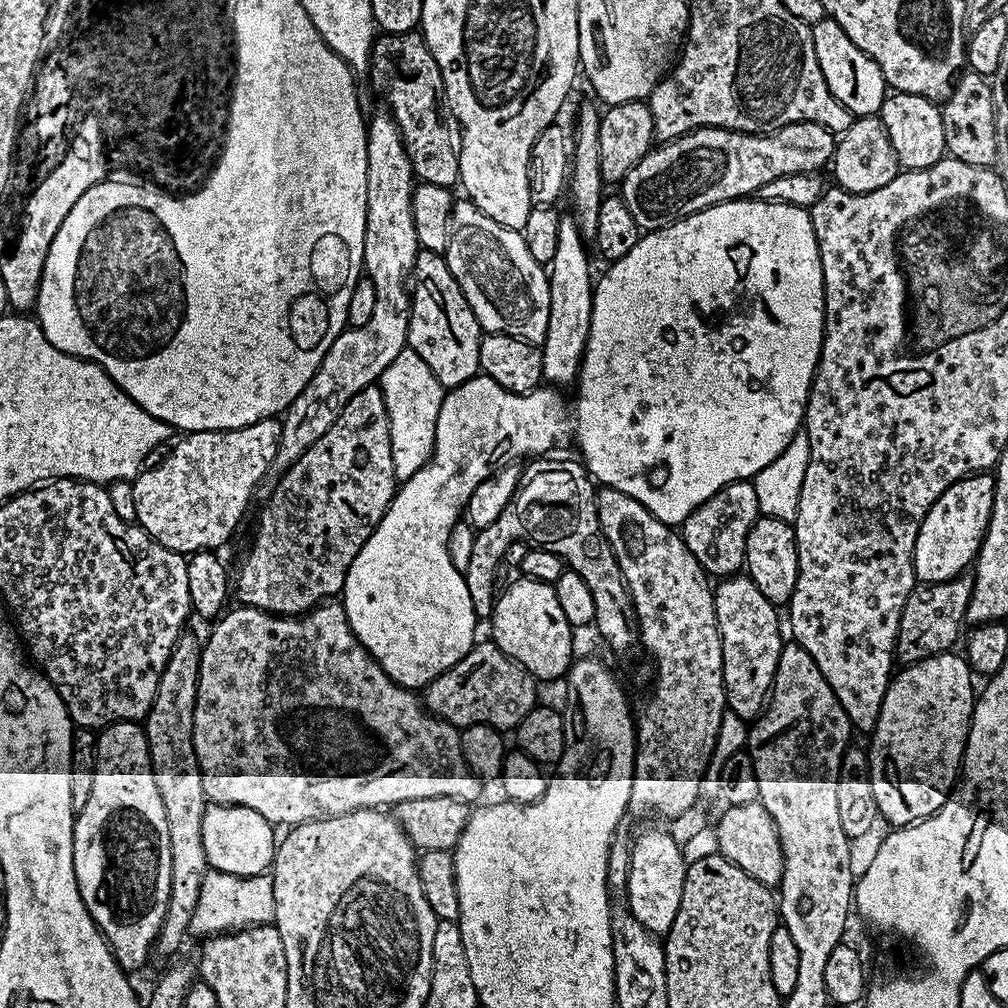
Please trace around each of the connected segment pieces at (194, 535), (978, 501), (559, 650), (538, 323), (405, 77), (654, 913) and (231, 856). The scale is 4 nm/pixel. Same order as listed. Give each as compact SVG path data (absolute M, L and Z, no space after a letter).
M265 418L250 426L231 428L225 432L189 432L181 435L172 453L157 468L145 467L131 481L134 496L135 523L147 530L152 539L171 552L191 554L220 550L231 538L264 475L269 475L280 445L279 419Z
M988 472L963 476L940 495L934 506L930 506L918 530L918 538L914 546L912 561L917 581L937 584L952 580L967 569L964 568L967 564L969 567L975 561L976 552L984 540L990 522L995 485L995 475Z
M516 578L497 595L490 617L491 639L511 658L520 664L537 681L556 680L565 675L574 663L572 635L574 629L566 622L558 594L553 585L527 578Z
M457 199L452 206L448 245L442 255L485 333L501 332L543 345L546 322L550 322L548 274L545 265L530 255L523 231L494 222L472 200Z
M419 31L380 34L372 44L367 79L384 95L387 111L396 120L417 181L452 188L460 178L460 153L454 143L454 132L440 117L444 100L442 70L426 46Z
M646 828L633 839L628 857L628 887L626 907L646 930L661 938L667 937L670 926L678 914L678 902L682 902L682 886L688 873L681 845L668 832L660 828Z
M209 803L202 818L202 846L209 869L239 876L262 876L272 867L278 843L277 829L258 810L246 806Z

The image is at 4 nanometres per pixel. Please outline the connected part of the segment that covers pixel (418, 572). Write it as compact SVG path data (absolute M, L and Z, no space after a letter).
M483 374L474 375L466 382L459 384L457 388L450 388L445 391L444 401L438 410L436 441L432 447L431 458L416 473L407 477L397 487L396 494L392 498L382 522L378 522L374 534L370 534L370 538L364 543L362 550L358 550L358 554L346 574L342 593L344 613L348 619L350 630L358 638L358 642L378 662L378 666L382 666L384 673L396 684L401 684L404 688L413 690L423 689L439 672L445 672L447 668L452 668L454 662L461 660L471 650L474 641L477 639L476 623L478 623L478 617L470 602L470 590L466 590L464 573L458 571L450 558L450 550L448 549L450 534L455 530L456 525L461 523L470 502L470 494L474 494L474 490L478 490L478 486L482 486L482 482L486 482L486 478L493 476L501 465L508 466L513 462L520 462L516 460L522 459L523 456L532 455L532 458L536 458L541 454L551 453L548 451L555 446L556 440L564 440L571 434L572 416L568 413L568 404L556 392L559 391L552 386L541 386L532 389L530 392L511 392L502 386L498 386L498 382L494 382L494 378Z

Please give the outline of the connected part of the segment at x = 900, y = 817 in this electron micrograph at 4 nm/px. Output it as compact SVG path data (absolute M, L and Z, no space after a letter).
M949 650L940 652L937 656L926 658L917 664L909 664L901 667L899 671L893 675L886 694L882 698L882 710L878 714L878 722L876 728L870 733L872 745L867 745L868 753L868 774L872 778L874 786L874 802L878 802L878 810L883 819L889 820L892 826L907 826L915 824L917 820L924 820L928 816L932 816L941 808L944 803L950 799L952 789L957 783L958 777L962 772L964 763L964 748L968 745L968 727L972 724L972 709L974 707L974 688L972 692L972 680L974 681L974 673L968 666L968 661L963 655L955 656L955 651Z

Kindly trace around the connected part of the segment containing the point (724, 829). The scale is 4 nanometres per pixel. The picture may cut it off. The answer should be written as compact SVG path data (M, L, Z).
M759 802L743 804L742 806L728 806L723 809L720 821L714 825L714 831L720 847L719 855L725 856L734 866L746 870L750 878L769 886L779 885L784 873L784 855L778 838L778 830L766 814L766 810Z

